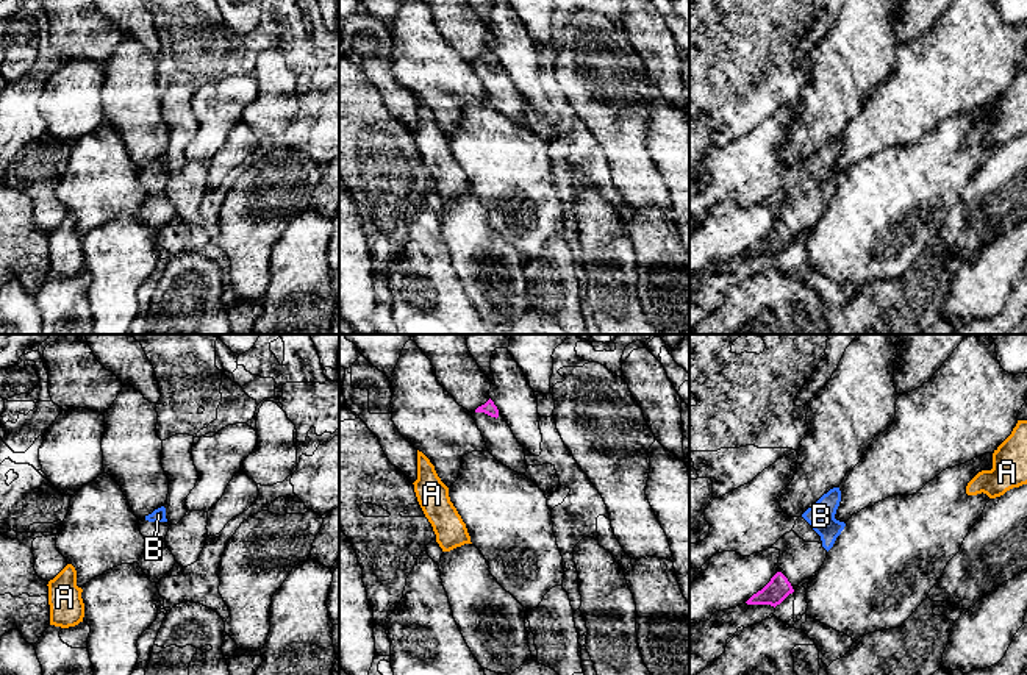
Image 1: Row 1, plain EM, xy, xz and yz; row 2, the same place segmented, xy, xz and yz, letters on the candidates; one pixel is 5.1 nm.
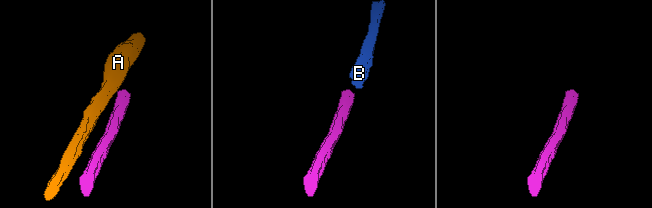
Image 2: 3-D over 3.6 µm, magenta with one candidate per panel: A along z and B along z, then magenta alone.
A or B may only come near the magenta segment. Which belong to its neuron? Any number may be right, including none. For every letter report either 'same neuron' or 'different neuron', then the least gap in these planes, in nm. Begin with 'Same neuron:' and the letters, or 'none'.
Same neuron: B
A: different neuron | 340 nm
B: same neuron | 240 nm

